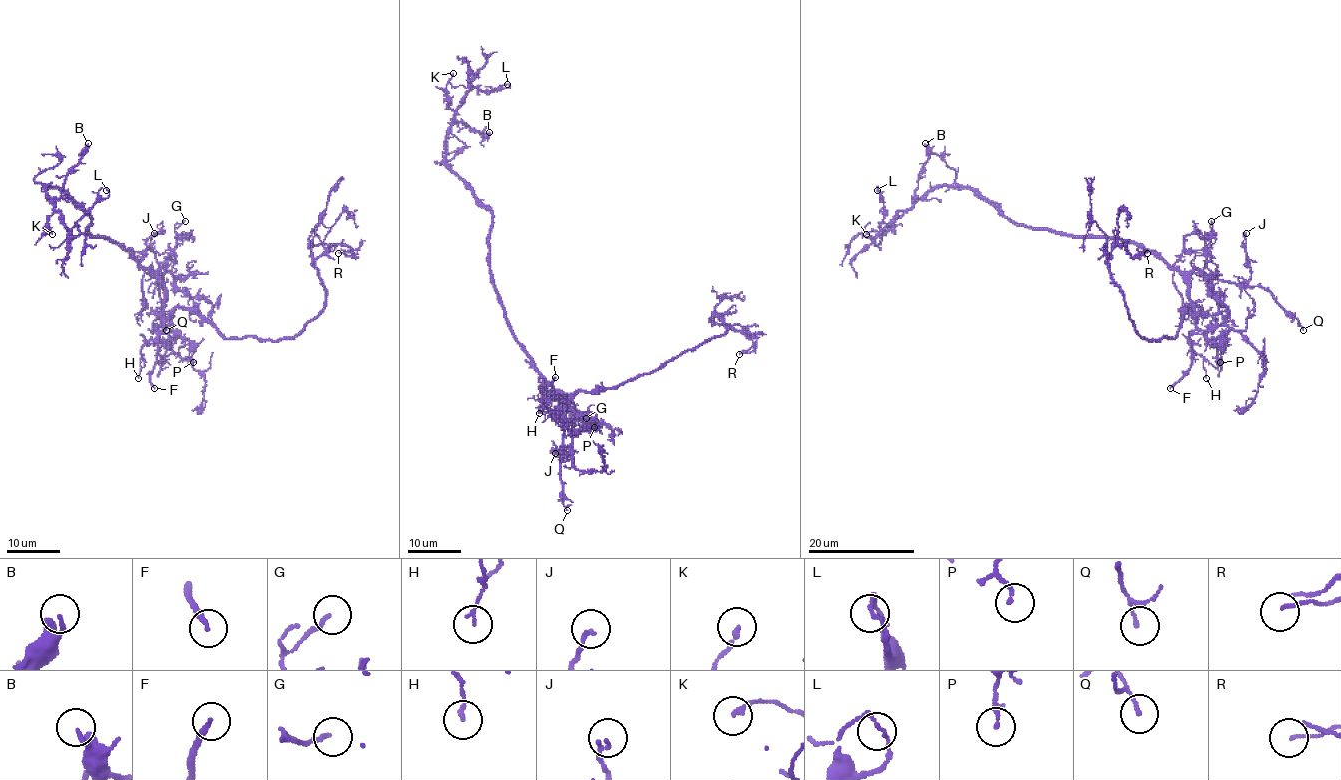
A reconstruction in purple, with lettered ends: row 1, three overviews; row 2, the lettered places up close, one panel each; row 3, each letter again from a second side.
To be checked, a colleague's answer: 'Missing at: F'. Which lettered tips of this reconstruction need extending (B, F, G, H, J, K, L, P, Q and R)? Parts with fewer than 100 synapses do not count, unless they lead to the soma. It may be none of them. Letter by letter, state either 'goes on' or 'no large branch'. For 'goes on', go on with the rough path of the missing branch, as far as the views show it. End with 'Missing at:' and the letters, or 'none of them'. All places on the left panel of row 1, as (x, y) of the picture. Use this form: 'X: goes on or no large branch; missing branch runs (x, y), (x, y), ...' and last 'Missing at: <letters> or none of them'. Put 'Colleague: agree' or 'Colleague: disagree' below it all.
B: no large branch
F: goes on
G: no large branch
H: no large branch
J: no large branch
K: no large branch
L: no large branch
P: no large branch
Q: no large branch
R: no large branch
Missing at: F
Colleague: agree

